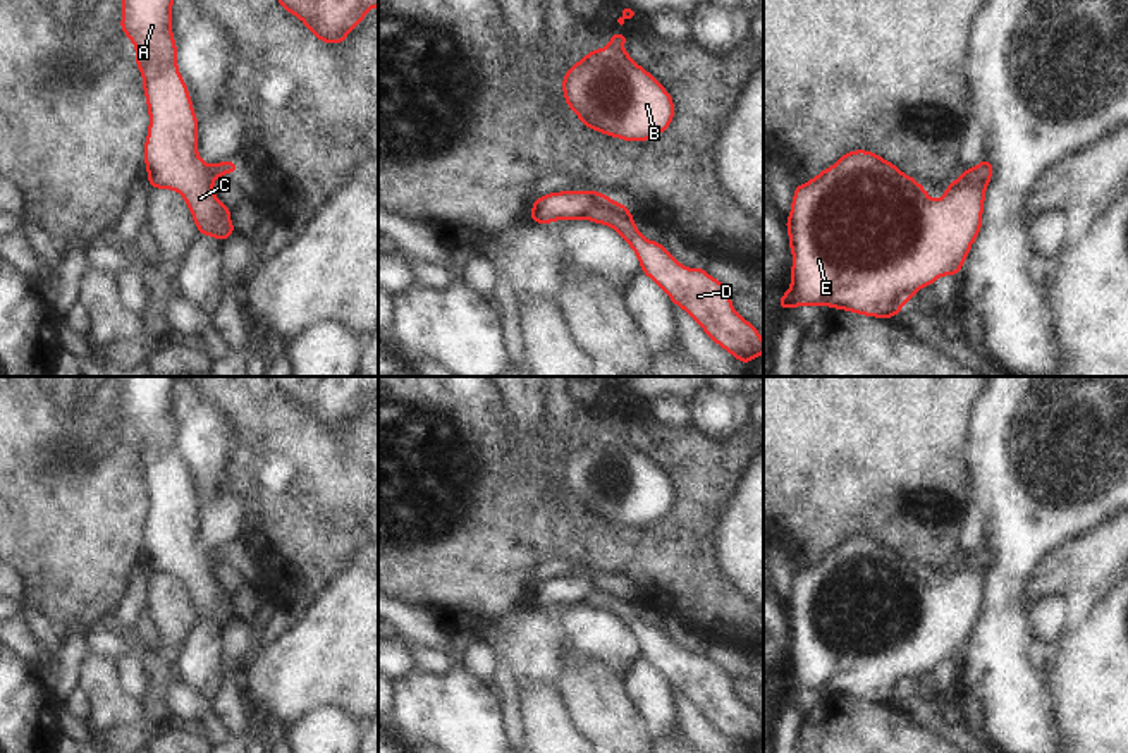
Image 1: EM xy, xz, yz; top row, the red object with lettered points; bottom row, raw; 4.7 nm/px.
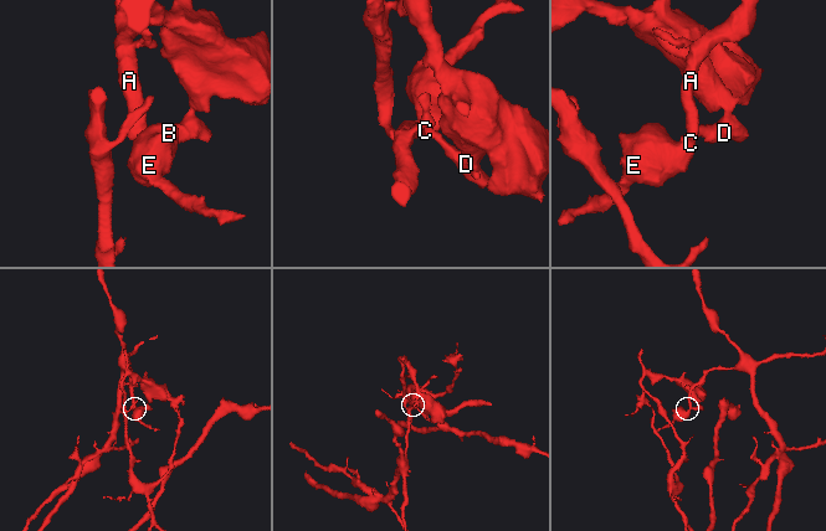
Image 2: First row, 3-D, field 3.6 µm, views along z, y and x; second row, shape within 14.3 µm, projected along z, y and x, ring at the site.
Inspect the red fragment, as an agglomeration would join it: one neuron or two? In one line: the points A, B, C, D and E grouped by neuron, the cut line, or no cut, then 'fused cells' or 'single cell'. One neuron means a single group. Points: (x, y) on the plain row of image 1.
A B C E / D; cut in xz along (602, 578), (583, 602); fused cells

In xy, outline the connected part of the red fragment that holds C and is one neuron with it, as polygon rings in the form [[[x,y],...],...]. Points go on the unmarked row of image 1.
[[[120,376],[124,399],[120,414],[136,432],[134,449],[143,461],[143,474],[148,488],[148,523],[144,528],[146,566],[153,574],[177,576],[196,607],[199,621],[213,621],[224,628],[236,619],[230,607],[230,593],[213,579],[213,566],[206,559],[206,548],[198,540],[198,504],[191,481],[177,454],[177,432],[172,419],[172,387],[177,376]]]

